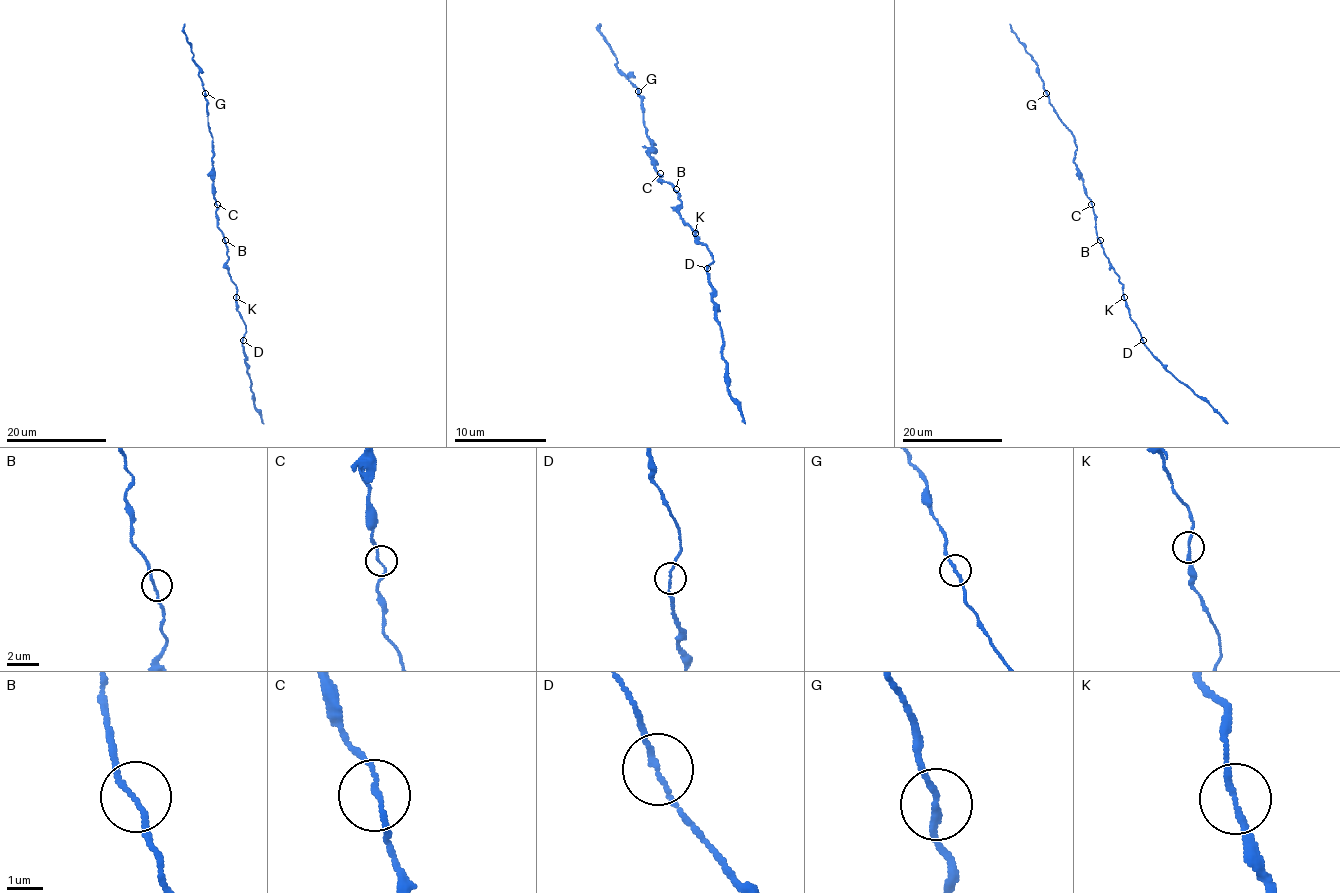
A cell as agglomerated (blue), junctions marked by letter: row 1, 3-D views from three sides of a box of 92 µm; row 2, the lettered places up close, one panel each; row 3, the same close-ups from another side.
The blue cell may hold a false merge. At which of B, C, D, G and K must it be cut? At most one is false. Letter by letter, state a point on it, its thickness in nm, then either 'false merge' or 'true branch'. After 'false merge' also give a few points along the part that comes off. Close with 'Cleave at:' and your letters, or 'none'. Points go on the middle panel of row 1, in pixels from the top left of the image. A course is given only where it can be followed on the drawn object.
B: (676, 189) | 140 nm | true branch
C: (660, 173) | 140 nm | true branch
D: (707, 268) | 130 nm | true branch
G: (638, 91) | 170 nm | true branch
K: (695, 233) | 180 nm | true branch
Cleave at: none

